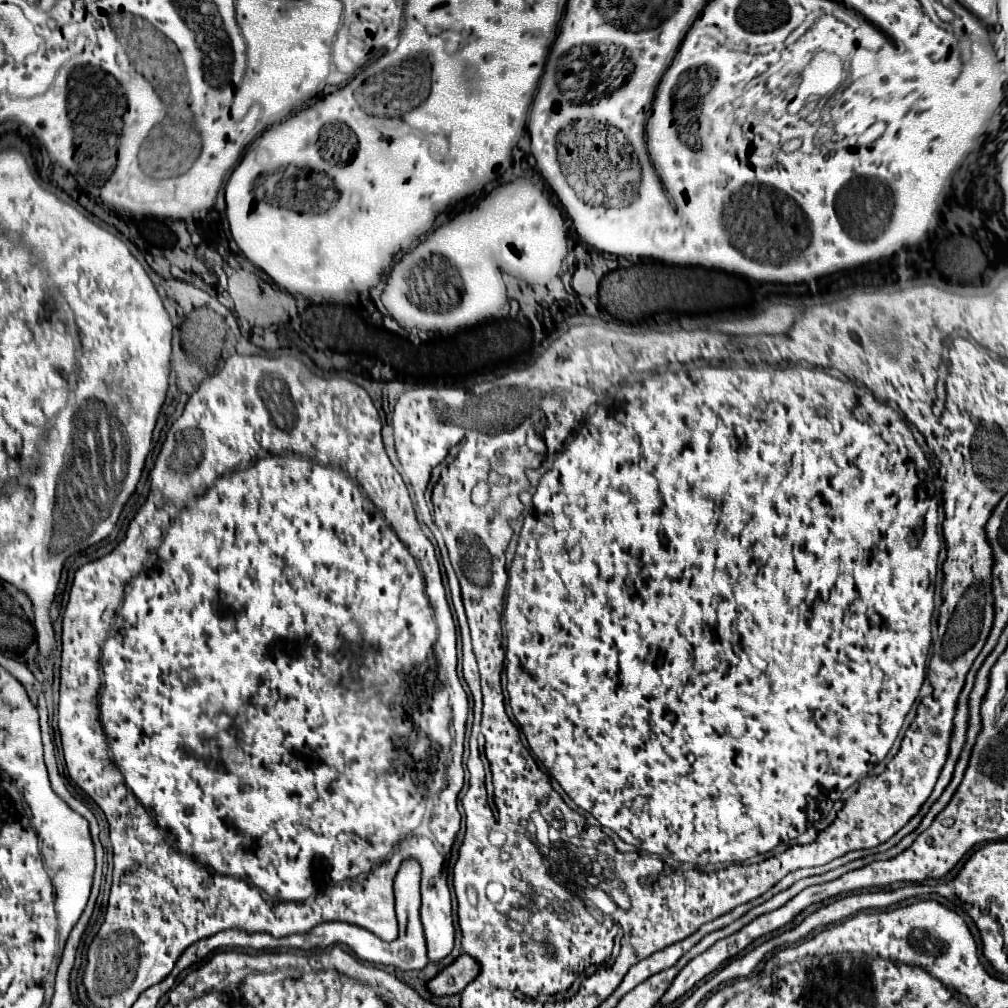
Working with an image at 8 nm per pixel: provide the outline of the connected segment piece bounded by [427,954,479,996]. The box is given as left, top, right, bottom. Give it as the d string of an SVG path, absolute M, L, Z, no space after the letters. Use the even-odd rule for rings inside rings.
M461 954L451 966L441 970L435 978L431 978L427 984L427 990L433 996L453 996L459 994L475 976L479 974L479 964L467 956Z

